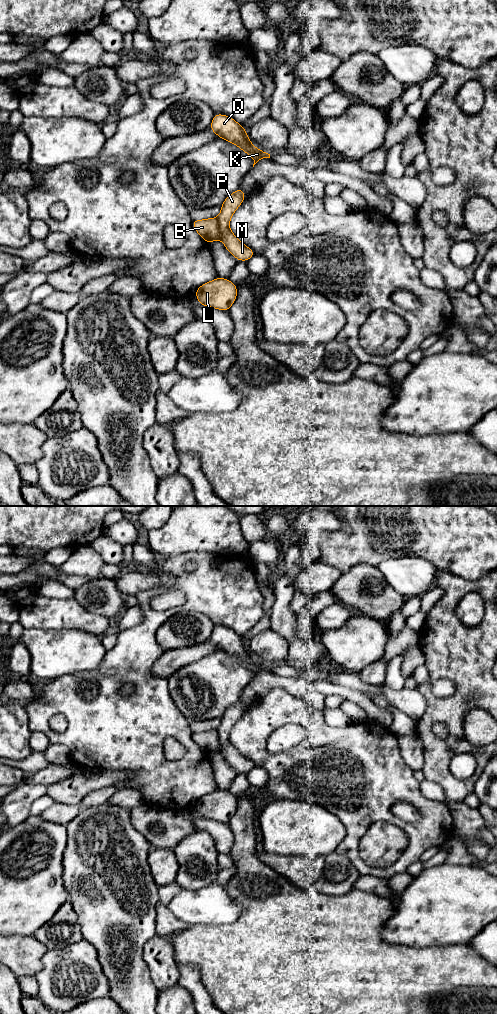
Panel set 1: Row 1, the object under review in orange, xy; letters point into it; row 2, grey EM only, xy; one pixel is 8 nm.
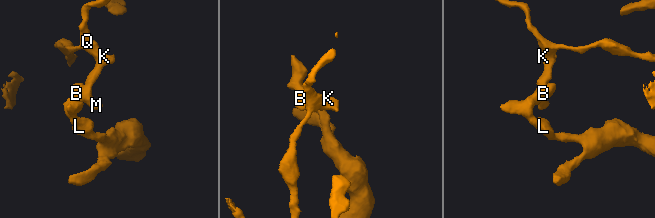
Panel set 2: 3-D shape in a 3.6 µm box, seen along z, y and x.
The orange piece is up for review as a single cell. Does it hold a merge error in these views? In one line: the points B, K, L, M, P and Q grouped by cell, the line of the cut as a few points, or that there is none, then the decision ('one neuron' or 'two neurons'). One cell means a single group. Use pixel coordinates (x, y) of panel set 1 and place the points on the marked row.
B L / K M P Q | xy (216, 218), (219, 224), (219, 238) | two neurons

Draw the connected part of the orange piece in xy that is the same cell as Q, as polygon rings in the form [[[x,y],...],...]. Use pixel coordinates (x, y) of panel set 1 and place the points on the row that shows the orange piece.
[[[214,114],[209,128],[218,135],[218,138],[222,138],[229,143],[235,144],[242,151],[246,152],[254,160],[253,167],[259,160],[270,158],[270,154],[254,147],[243,126],[229,116]]]

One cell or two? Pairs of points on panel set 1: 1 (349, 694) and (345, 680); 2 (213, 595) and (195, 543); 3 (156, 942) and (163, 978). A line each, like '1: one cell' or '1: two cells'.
1: two cells
2: two cells
3: one cell

